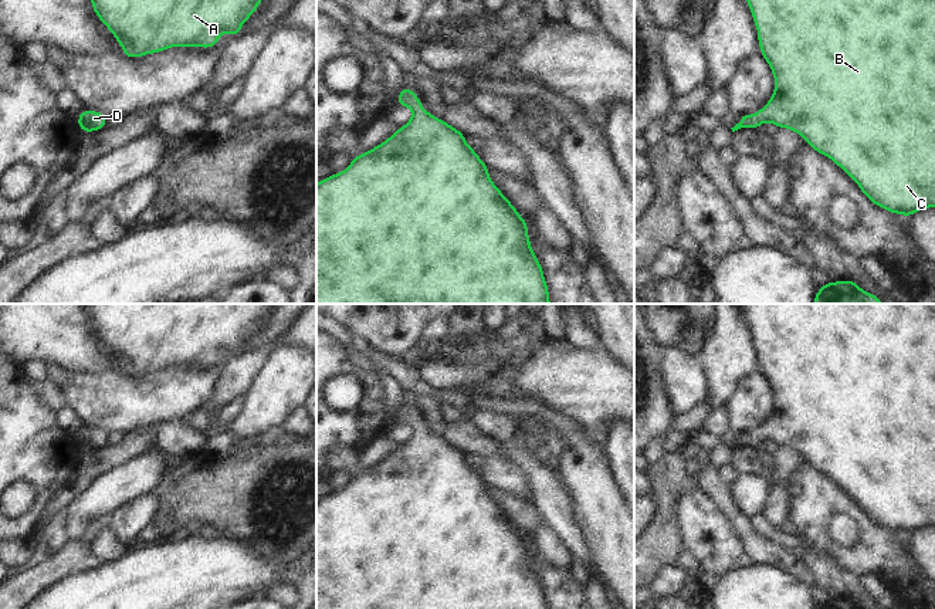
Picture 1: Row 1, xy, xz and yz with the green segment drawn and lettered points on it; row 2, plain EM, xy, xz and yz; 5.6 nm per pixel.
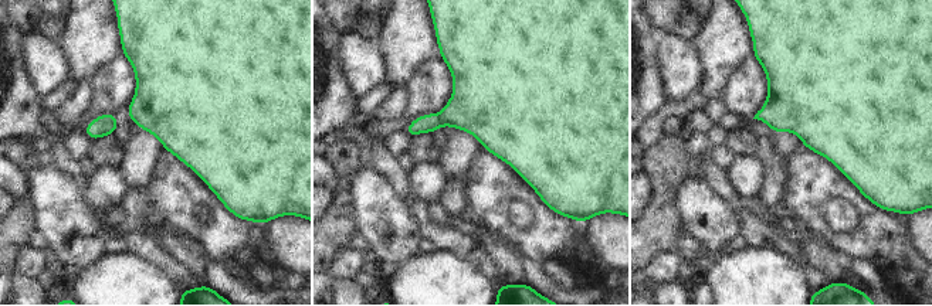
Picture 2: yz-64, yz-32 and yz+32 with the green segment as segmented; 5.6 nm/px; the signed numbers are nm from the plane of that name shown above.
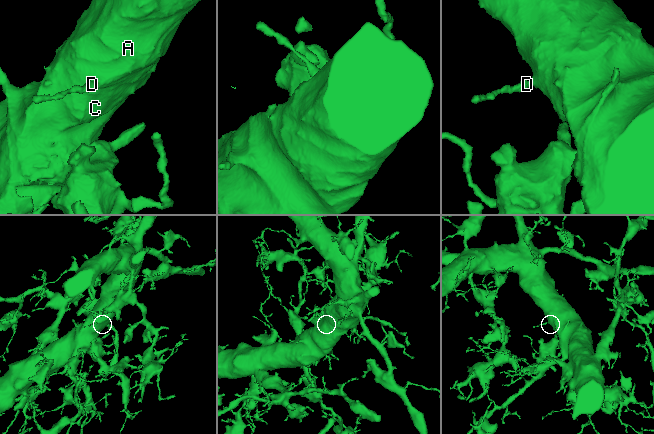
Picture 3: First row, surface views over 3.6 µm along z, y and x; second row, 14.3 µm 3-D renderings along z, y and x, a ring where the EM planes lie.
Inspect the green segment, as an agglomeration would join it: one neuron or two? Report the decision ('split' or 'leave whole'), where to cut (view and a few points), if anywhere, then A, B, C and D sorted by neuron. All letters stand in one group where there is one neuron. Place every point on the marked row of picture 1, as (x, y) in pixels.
leave whole | no cut | A B C D

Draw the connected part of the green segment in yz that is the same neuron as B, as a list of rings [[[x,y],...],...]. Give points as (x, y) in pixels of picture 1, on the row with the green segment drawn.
[[[746,0],[752,11],[752,21],[758,28],[758,44],[760,55],[768,62],[775,78],[775,91],[768,104],[755,114],[742,116],[732,132],[741,128],[759,131],[763,122],[772,122],[779,129],[790,128],[793,133],[800,133],[813,150],[831,159],[843,172],[846,172],[860,187],[861,193],[874,204],[892,214],[911,217],[914,213],[935,207],[935,0]]]

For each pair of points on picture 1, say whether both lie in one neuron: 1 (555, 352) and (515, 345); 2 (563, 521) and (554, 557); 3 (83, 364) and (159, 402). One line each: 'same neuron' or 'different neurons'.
1: different neurons
2: different neurons
3: different neurons

